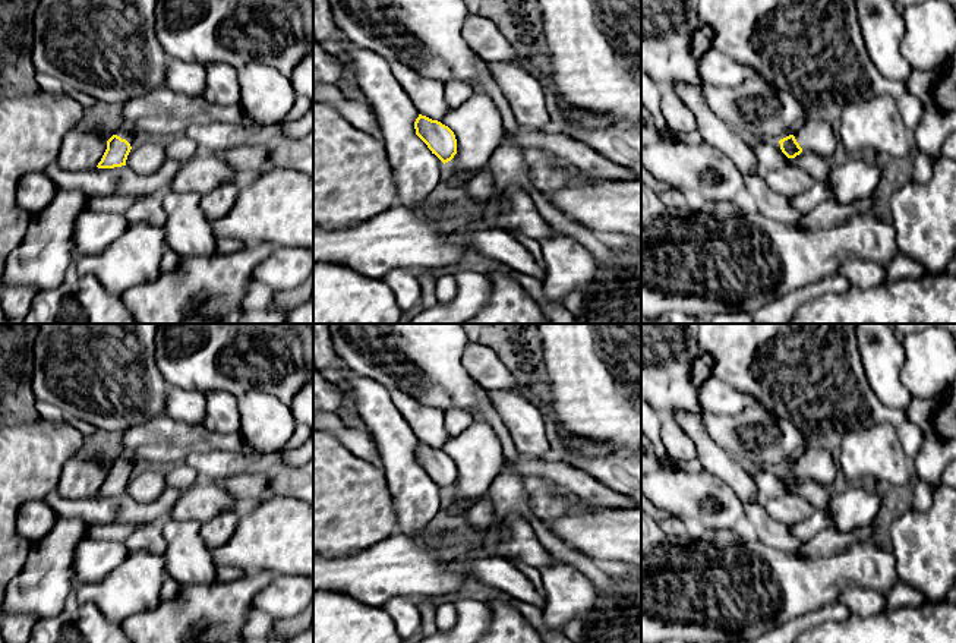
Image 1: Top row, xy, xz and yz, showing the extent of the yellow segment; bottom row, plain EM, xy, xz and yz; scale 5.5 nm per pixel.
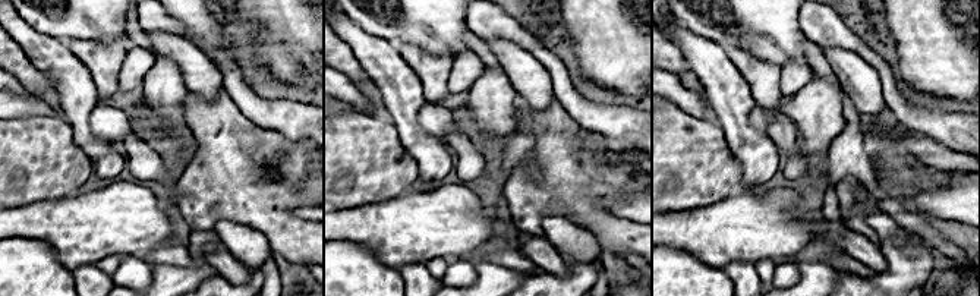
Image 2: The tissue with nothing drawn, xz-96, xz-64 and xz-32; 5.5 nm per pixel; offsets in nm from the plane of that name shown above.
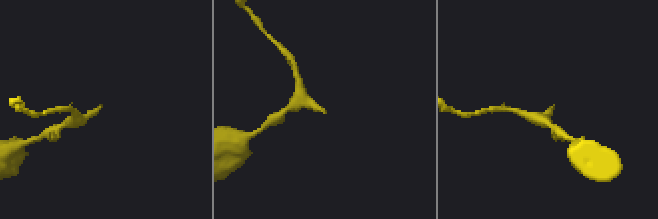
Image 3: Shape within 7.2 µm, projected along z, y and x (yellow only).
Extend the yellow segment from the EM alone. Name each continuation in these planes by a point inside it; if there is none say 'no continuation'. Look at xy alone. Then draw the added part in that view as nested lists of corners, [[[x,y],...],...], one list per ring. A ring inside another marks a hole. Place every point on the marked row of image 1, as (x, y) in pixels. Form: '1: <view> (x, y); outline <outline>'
1: xy (132, 136); outline [[[119,127],[116,130],[116,135],[120,136],[122,139],[126,139],[130,146],[133,148],[142,138],[139,136],[139,133],[133,129],[127,127]]]

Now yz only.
1: yz (813, 135); outline [[[805,120],[796,126],[793,136],[804,151],[813,151],[829,160],[837,144],[832,126],[821,120]]]

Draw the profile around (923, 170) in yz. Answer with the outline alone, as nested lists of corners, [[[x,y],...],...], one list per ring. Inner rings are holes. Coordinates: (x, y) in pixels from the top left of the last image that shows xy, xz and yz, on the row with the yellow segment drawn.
[[[952,133],[947,136],[947,139],[943,142],[941,145],[941,151],[938,157],[930,157],[928,154],[924,154],[921,151],[918,151],[916,157],[915,157],[915,163],[914,163],[914,170],[912,170],[912,180],[919,183],[919,185],[925,185],[931,180],[933,177],[933,171],[934,171],[934,163],[938,158],[949,158],[956,161],[956,133]]]

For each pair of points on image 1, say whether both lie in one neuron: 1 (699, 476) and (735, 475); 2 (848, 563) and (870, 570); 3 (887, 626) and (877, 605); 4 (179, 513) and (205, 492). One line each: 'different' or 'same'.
1: different
2: same
3: different
4: same

